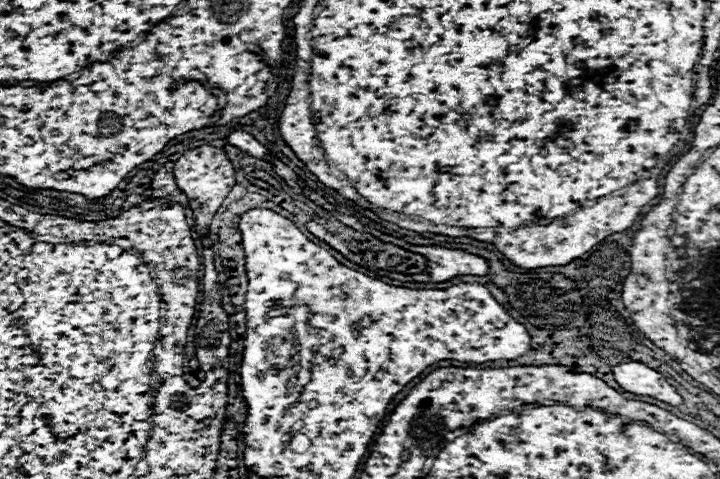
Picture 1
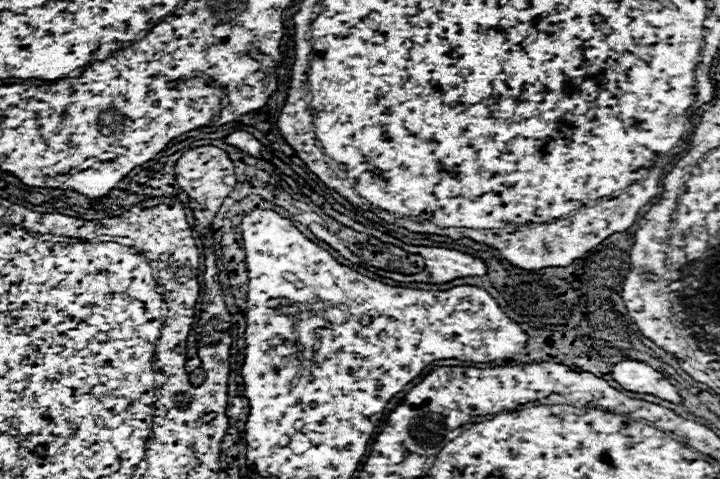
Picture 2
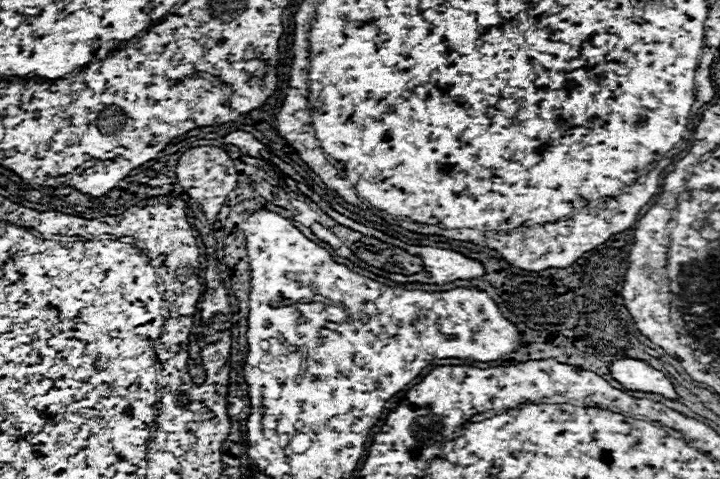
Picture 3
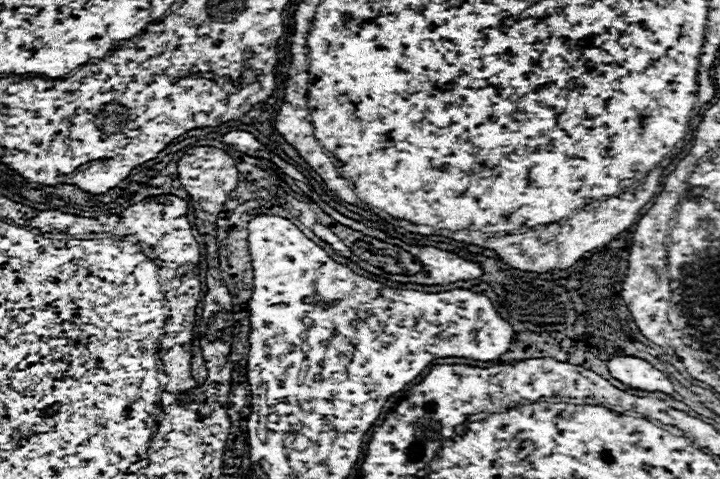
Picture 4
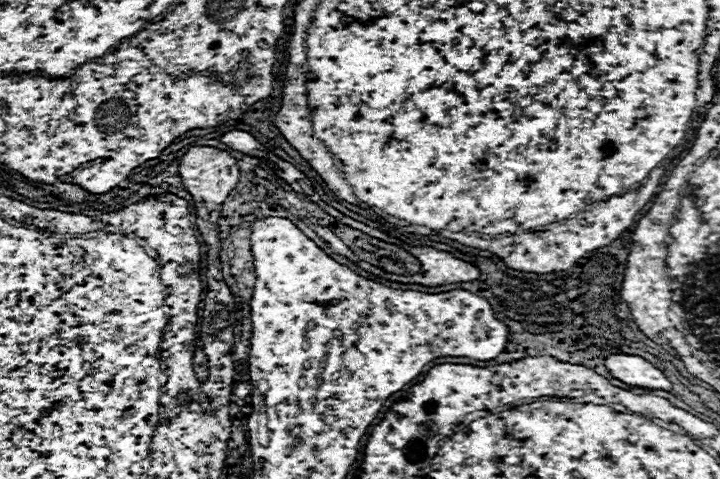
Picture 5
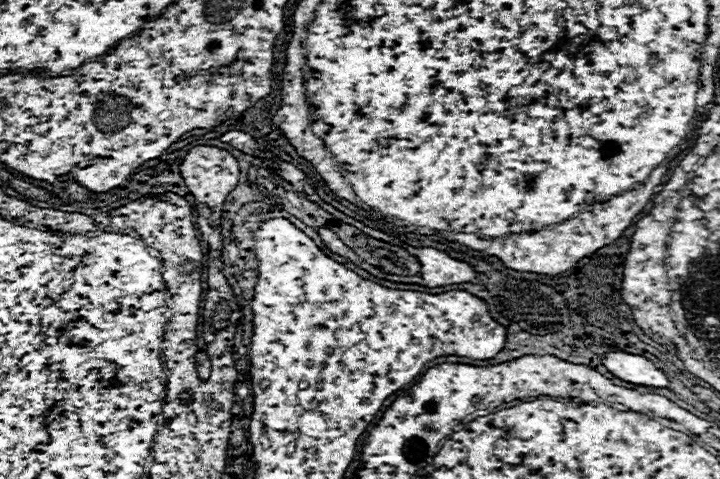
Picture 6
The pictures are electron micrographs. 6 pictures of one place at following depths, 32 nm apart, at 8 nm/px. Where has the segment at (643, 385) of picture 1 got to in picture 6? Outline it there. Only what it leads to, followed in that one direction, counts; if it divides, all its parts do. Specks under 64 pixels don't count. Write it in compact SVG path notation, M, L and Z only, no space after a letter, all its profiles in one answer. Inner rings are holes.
M610 350L604 354L602 364L620 380L640 386L668 388L668 378L650 360L638 354L628 354L622 350Z

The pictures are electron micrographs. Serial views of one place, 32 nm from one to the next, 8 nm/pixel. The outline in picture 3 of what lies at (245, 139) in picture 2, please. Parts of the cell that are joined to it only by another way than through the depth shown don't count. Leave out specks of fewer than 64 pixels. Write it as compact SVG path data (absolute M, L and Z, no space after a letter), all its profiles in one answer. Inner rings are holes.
M236 130L236 132L230 132L226 134L224 138L220 138L224 144L232 144L236 146L240 152L252 156L252 158L262 158L262 150L266 148L262 142L258 142L250 132L242 132L242 130Z

